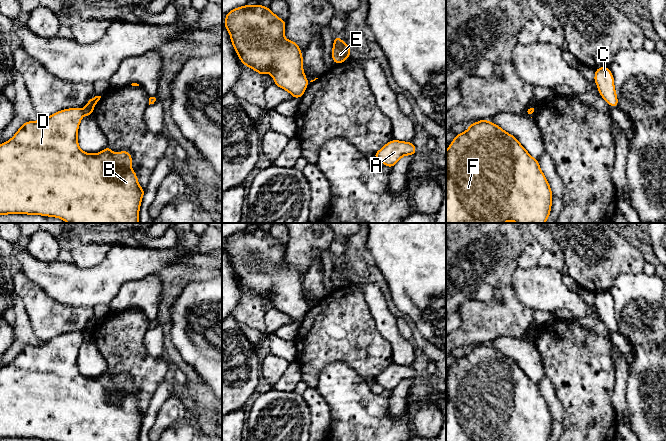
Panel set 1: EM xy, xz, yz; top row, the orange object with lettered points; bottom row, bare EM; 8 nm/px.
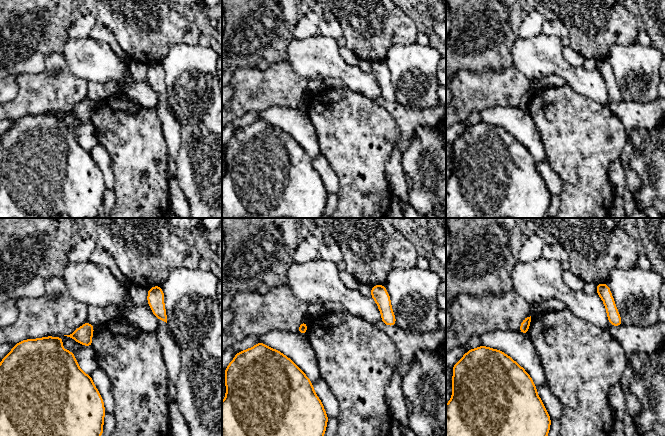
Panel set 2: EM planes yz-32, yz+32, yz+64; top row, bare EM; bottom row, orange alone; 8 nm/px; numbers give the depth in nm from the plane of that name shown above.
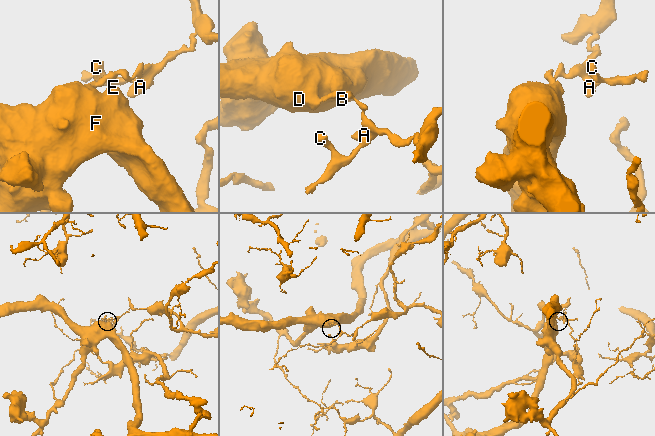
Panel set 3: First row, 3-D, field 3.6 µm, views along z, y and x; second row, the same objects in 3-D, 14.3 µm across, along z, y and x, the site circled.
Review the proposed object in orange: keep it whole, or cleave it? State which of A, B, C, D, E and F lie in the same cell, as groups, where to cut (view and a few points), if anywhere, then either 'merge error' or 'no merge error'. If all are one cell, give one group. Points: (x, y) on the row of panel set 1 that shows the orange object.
groups A C / B D E F; cut xy (82, 110), (83, 114); merge error

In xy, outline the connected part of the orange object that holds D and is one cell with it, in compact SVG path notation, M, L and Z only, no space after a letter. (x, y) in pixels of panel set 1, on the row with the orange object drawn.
M69 108L38 121L25 122L16 134L0 144L0 215L28 214L60 218L67 223L139 223L139 209L145 189L138 184L138 178L131 169L132 156L126 150L113 153L109 146L96 154L83 152L78 145L78 127L83 117L80 108Z

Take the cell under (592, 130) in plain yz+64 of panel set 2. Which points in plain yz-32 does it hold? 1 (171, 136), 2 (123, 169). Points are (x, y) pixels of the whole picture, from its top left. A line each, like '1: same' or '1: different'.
1: different
2: same

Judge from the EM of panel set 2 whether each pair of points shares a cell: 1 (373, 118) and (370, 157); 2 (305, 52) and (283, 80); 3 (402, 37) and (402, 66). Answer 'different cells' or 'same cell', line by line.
1: same cell
2: different cells
3: different cells

